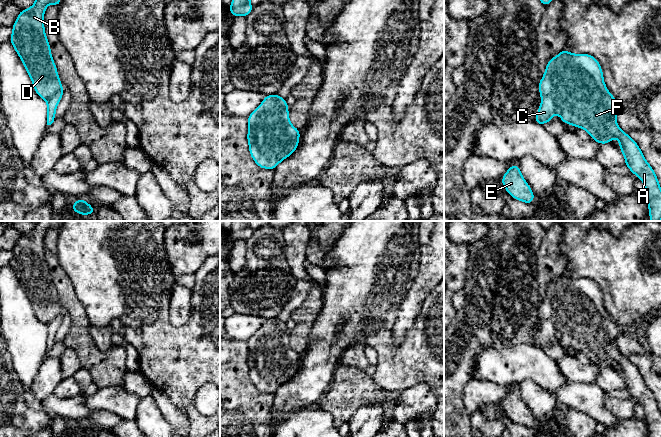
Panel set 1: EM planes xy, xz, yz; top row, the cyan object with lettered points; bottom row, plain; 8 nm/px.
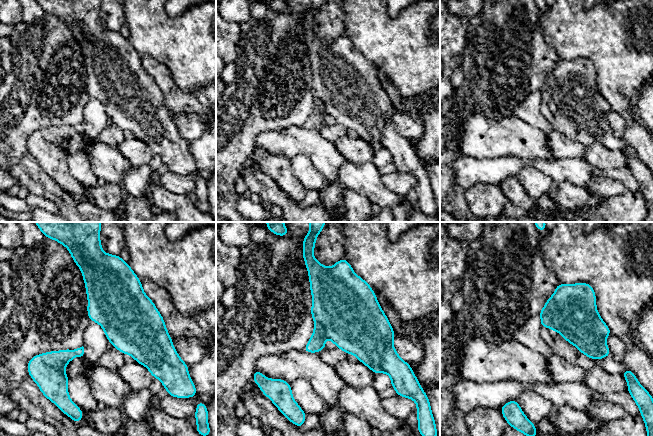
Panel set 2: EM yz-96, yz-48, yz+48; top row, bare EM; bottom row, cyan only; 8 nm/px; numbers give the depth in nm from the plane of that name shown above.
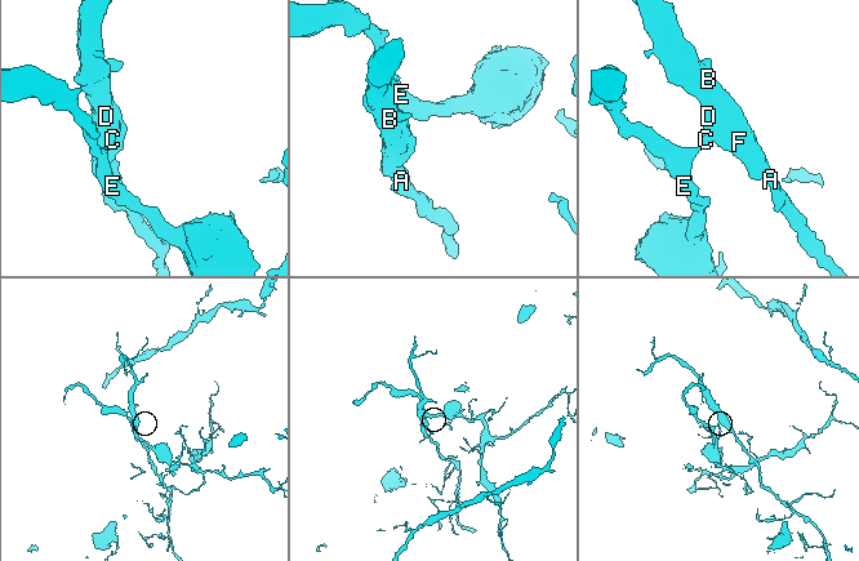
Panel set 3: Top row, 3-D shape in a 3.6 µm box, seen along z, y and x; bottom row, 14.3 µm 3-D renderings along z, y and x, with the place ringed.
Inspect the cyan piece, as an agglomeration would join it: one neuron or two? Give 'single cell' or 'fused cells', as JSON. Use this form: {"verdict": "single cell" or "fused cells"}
{"verdict": "fused cells"}

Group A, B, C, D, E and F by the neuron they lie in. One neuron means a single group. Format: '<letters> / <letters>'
A B D F / C E

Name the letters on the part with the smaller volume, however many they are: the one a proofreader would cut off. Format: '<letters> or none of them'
A, B, D, F

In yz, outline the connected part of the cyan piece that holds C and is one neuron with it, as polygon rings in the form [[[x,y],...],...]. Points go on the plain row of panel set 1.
[[[546,319],[541,321],[541,329],[537,335],[534,346],[539,349],[544,349],[547,346],[553,345],[555,336],[554,324],[551,320]]]

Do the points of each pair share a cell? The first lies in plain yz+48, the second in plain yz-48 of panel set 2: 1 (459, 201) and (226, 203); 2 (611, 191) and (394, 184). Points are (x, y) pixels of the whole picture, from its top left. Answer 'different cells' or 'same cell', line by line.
1: same cell
2: same cell

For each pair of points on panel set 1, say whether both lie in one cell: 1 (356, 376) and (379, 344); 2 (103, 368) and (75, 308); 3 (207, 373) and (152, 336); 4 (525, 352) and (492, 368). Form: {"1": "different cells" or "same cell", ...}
{"1": "different cells", "2": "same cell", "3": "same cell", "4": "same cell"}

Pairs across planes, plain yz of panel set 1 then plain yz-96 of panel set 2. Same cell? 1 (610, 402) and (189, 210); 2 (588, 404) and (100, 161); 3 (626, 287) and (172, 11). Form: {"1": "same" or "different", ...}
{"1": "different", "2": "different", "3": "different"}

